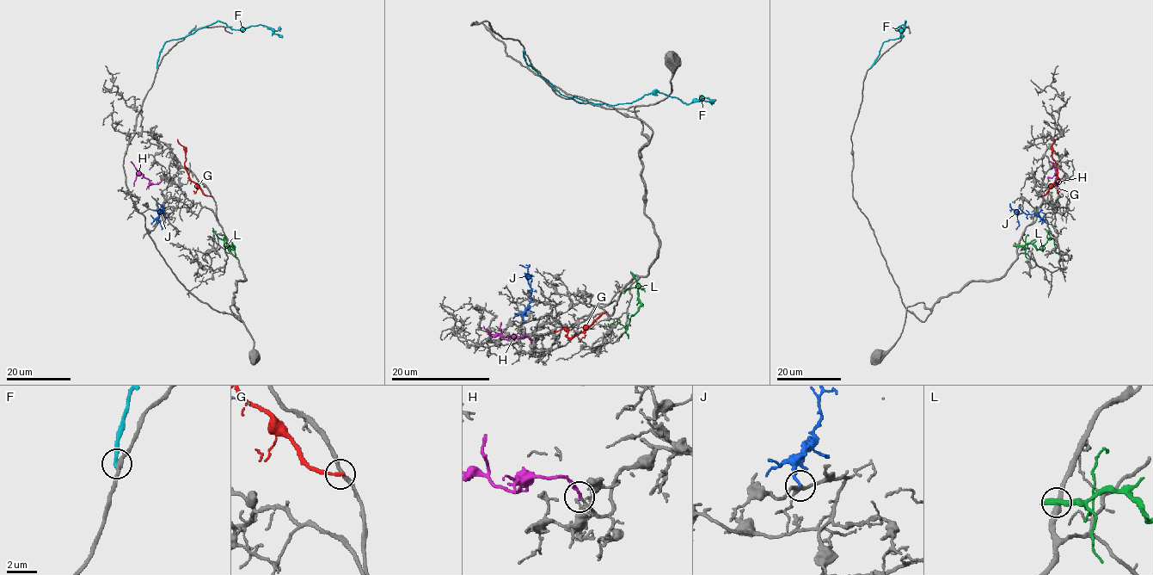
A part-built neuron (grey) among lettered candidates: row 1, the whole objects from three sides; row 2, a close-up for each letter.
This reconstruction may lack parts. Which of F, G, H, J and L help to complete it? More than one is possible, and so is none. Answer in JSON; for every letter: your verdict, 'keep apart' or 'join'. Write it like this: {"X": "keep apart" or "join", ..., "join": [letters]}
{"F": "keep apart", "G": "keep apart", "H": "join", "J": "join", "L": "keep apart", "join": ["H", "J"]}

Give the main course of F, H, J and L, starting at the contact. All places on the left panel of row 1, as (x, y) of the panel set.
F: (157, 67), (159, 53), (166, 41), (193, 34), (217, 21), (231, 29), (266, 26), (282, 38)
H: (162, 179), (158, 183), (152, 183), (131, 161)
J: (158, 222), (156, 219), (162, 214), (160, 213), (158, 218), (161, 230)
L: (229, 245), (231, 243), (234, 248), (227, 244), (224, 238), (225, 253)

